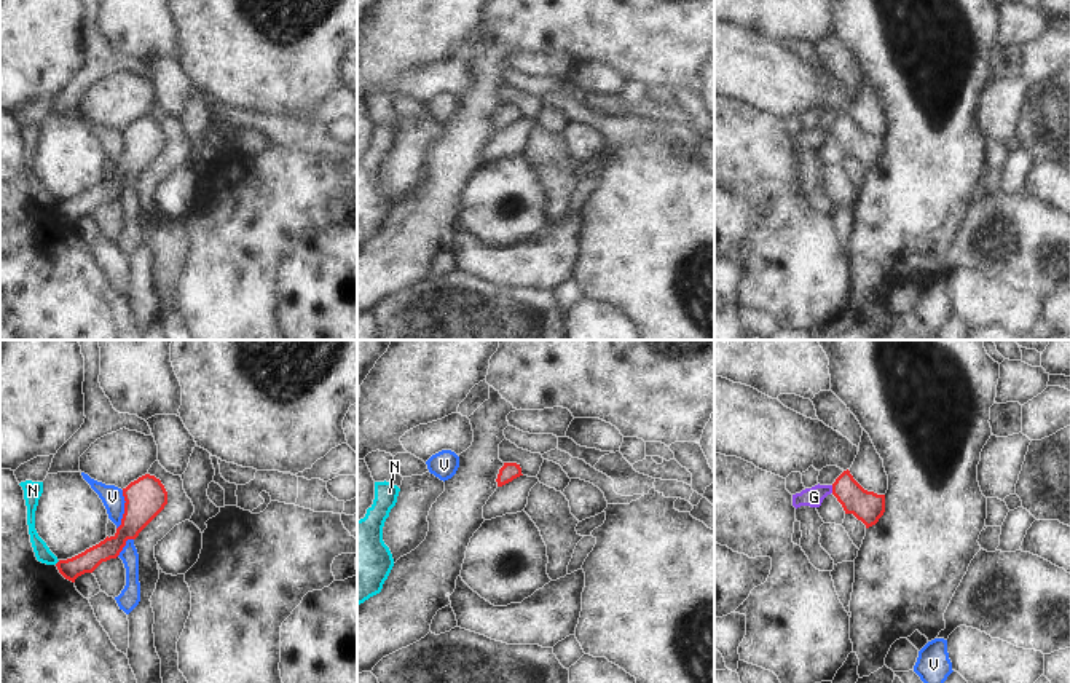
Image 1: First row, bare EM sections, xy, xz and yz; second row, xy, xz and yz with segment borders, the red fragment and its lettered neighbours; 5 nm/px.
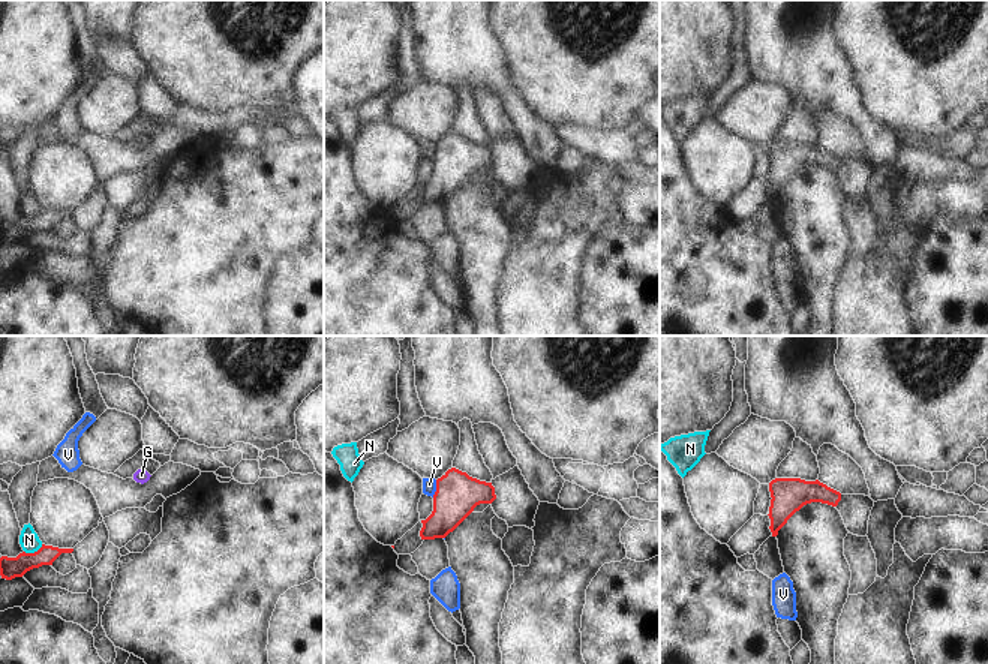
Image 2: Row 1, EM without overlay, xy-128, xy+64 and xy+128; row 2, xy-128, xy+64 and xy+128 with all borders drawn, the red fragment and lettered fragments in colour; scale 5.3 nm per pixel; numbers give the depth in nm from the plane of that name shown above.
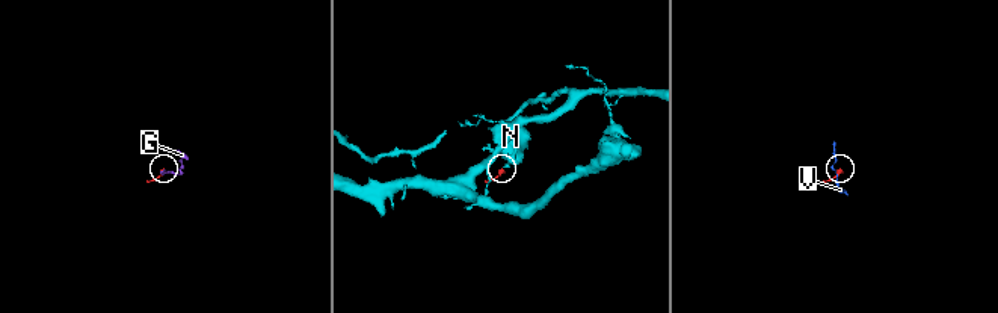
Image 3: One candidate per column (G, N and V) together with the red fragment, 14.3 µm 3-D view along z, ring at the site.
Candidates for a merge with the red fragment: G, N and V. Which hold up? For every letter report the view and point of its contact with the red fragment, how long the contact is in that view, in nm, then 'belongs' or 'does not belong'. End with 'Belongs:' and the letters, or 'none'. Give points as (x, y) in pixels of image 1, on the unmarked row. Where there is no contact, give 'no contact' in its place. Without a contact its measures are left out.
G: yz (833, 131) | 40 nm | belongs
N: xy (58, 205) | 40 nm | does not belong
V: xy (125, 152) | 200 nm | does not belong
Belongs: G

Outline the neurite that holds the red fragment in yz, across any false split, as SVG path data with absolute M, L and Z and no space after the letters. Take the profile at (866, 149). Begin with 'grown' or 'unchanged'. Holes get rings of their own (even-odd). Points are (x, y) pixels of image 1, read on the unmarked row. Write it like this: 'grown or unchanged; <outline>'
grown; M844 113L832 128L815 128L793 137L793 148L820 150L828 137L834 137L845 156L853 156L866 171L875 168L885 155L885 137L864 132L850 116Z

